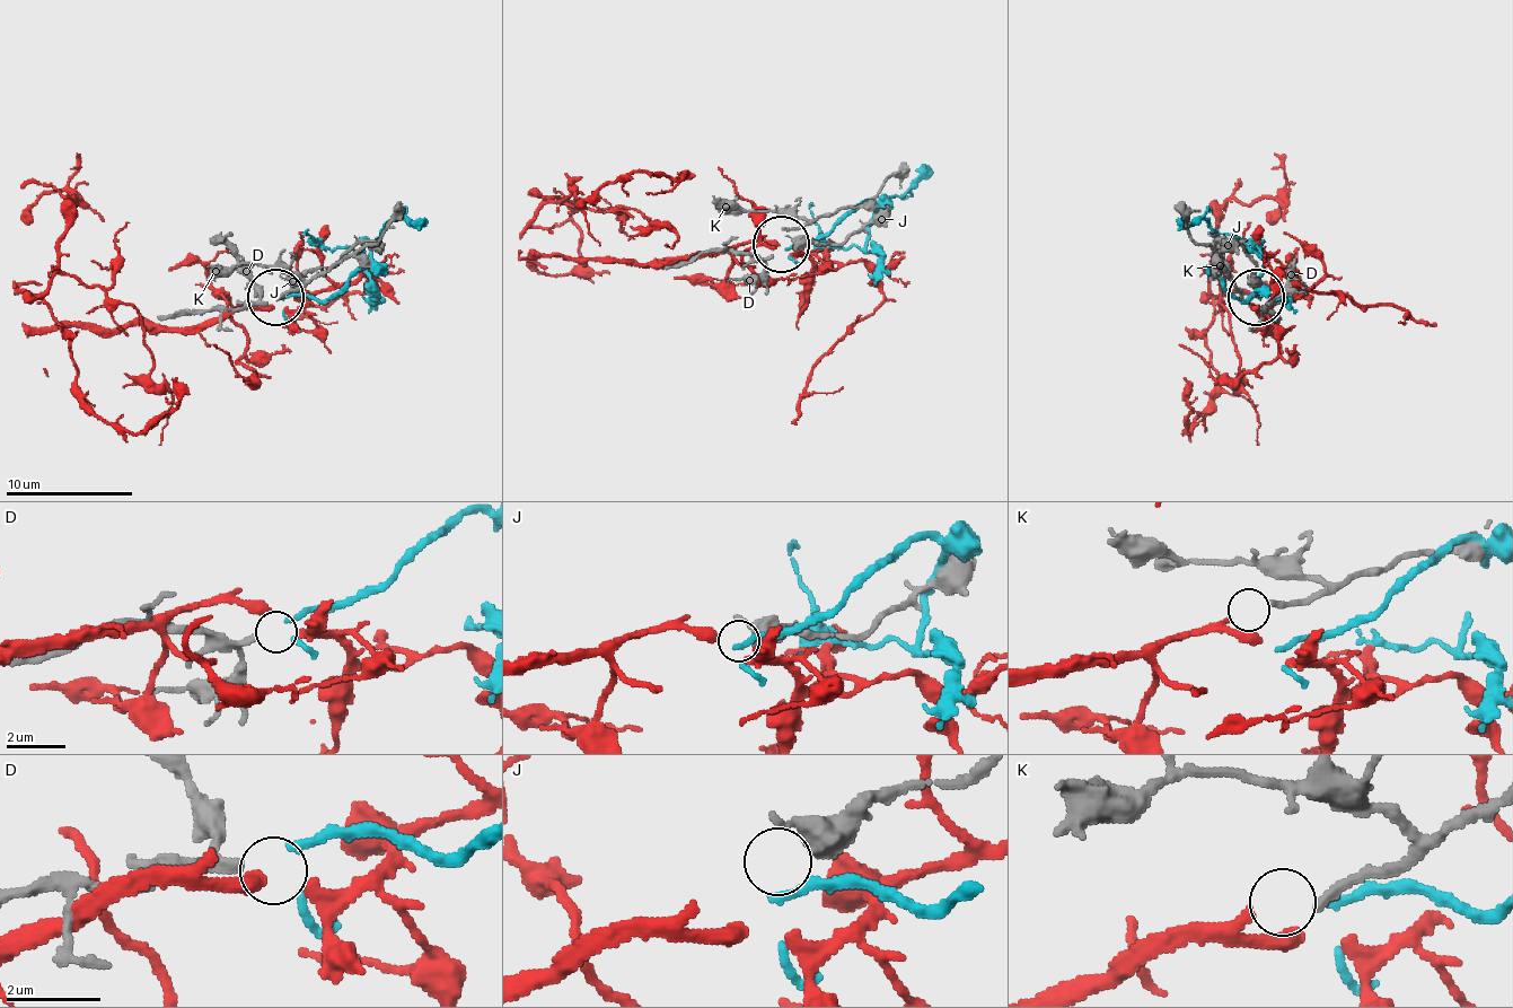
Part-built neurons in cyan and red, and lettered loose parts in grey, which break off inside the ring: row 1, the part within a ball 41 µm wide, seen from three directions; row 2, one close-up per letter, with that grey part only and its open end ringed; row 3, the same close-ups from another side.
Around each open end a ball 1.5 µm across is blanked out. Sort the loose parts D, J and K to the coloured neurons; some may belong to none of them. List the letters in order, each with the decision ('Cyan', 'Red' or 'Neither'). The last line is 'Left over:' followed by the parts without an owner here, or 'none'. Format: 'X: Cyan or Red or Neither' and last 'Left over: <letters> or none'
D: Cyan
J: Neither
K: Red
Left over: J

